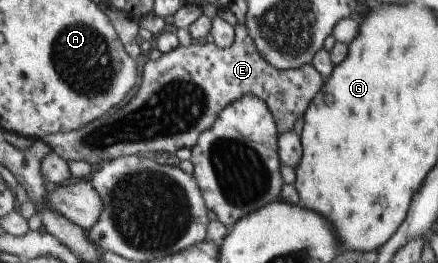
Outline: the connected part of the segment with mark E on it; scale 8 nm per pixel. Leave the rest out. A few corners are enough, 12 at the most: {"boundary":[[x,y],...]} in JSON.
{"boundary":[[244,24],[148,59],[136,94],[40,140],[64,161],[191,150],[244,93],[278,134],[324,80],[256,53]]}

